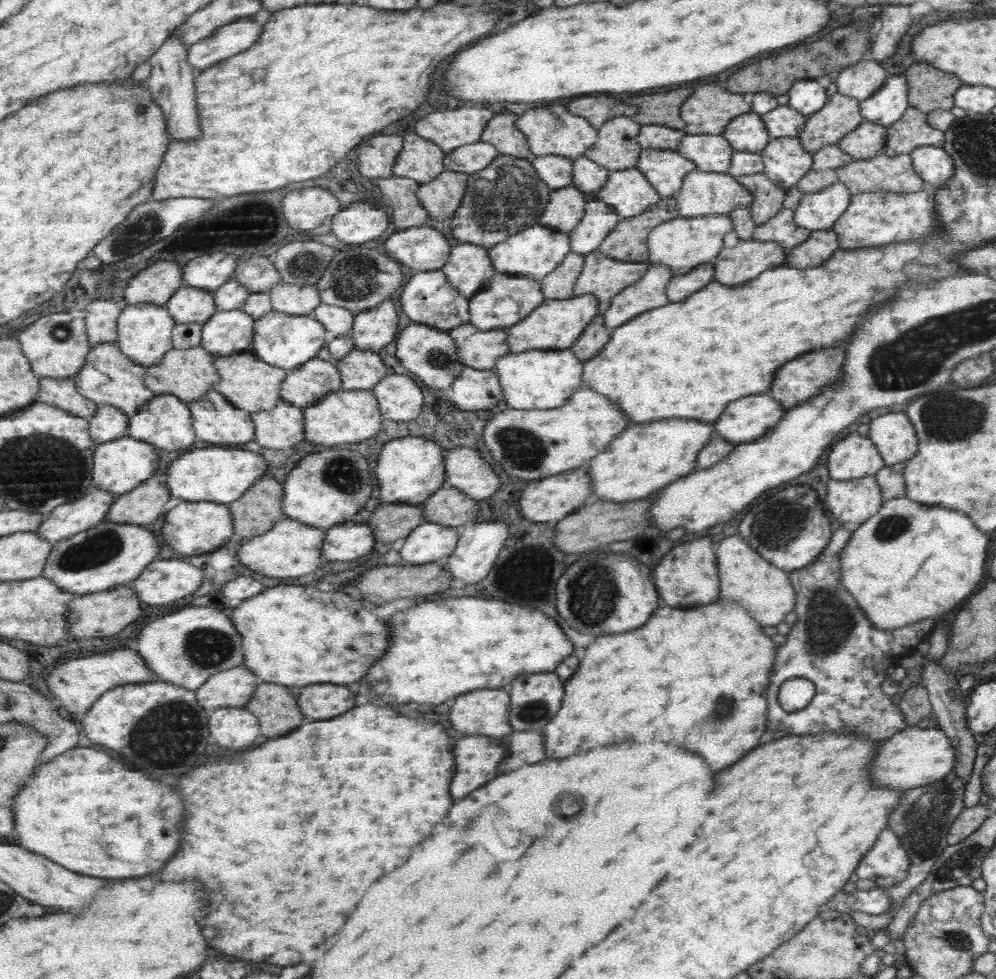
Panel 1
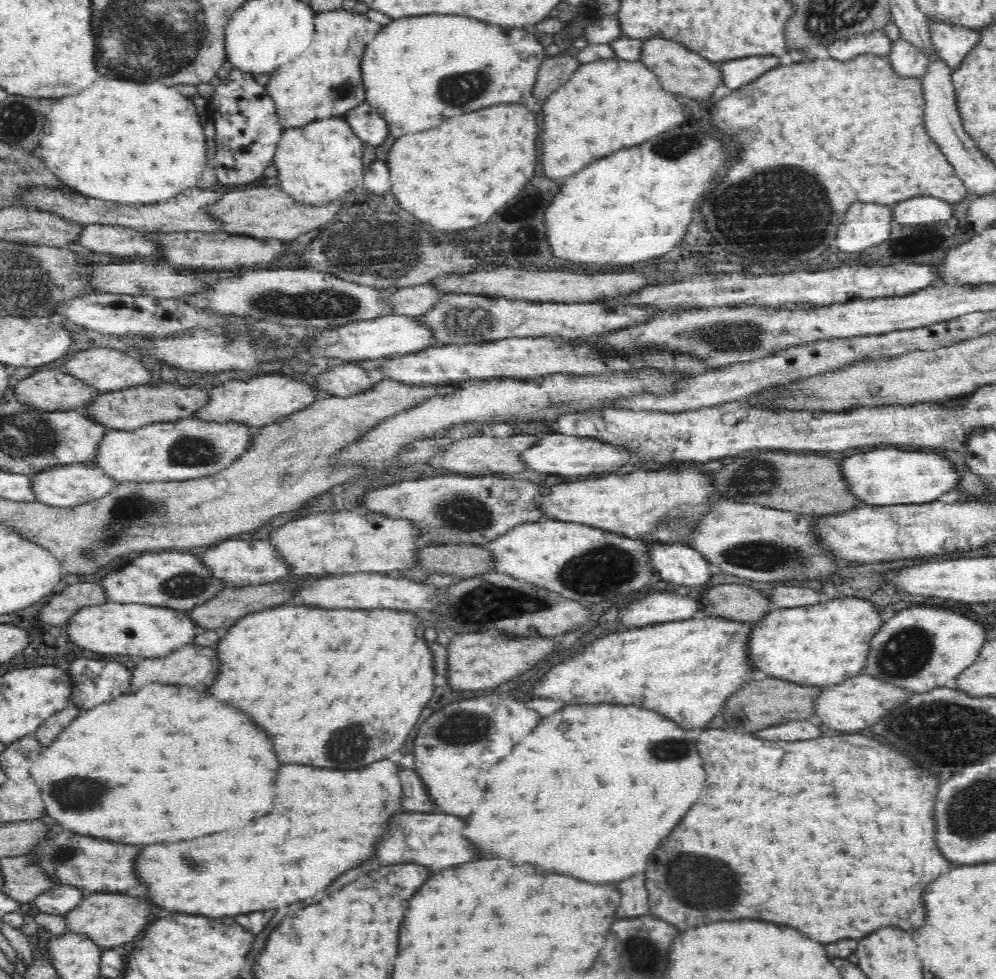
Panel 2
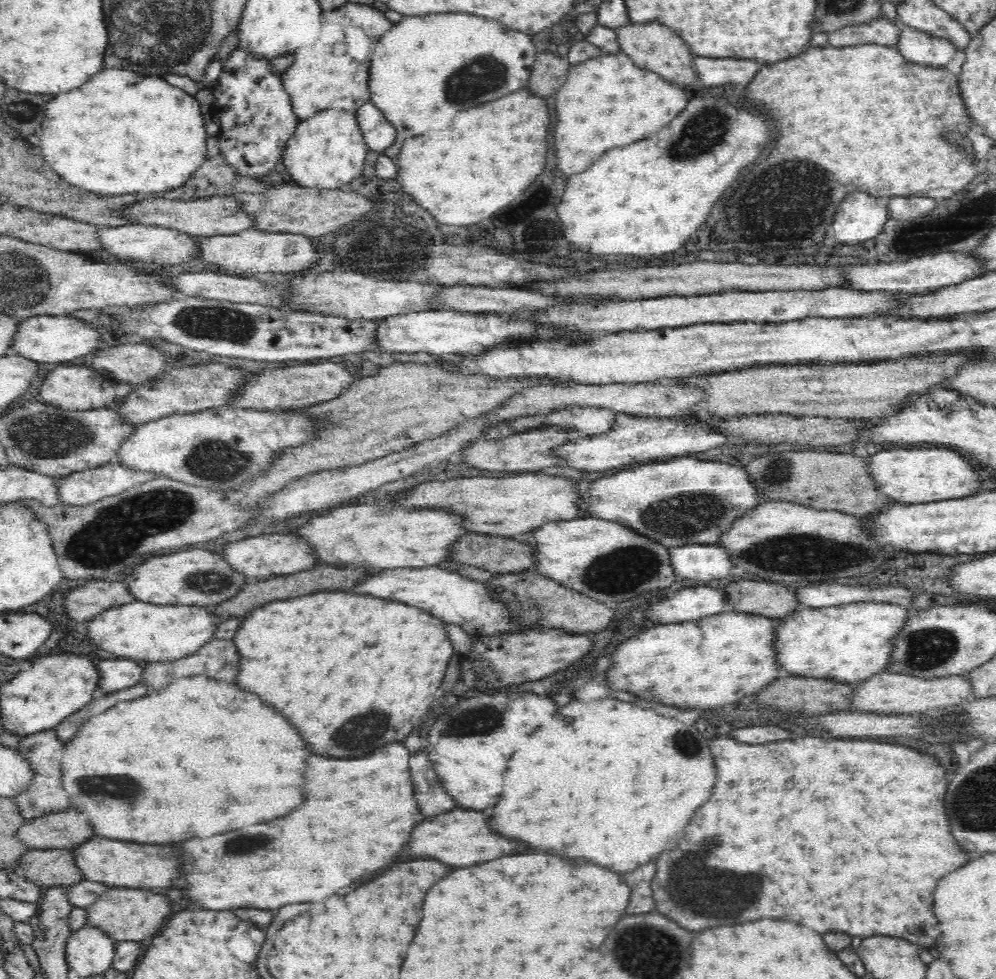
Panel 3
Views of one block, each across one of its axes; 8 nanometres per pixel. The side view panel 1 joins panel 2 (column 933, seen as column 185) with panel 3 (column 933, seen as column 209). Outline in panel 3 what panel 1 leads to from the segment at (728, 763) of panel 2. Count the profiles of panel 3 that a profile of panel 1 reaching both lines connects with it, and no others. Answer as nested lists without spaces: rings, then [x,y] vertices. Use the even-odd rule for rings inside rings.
[[[812,736],[772,742],[768,746],[752,746],[746,742],[738,742],[734,738],[716,738],[710,742],[710,752],[714,756],[714,766],[716,766],[716,784],[714,784],[712,796],[700,810],[696,810],[688,826],[680,830],[680,834],[676,834],[672,842],[668,842],[668,850],[664,850],[656,860],[658,872],[656,872],[656,878],[652,880],[656,912],[660,912],[666,918],[672,918],[682,928],[692,932],[710,928],[716,924],[728,924],[728,926],[744,924],[766,916],[766,918],[800,922],[818,934],[846,932],[850,936],[860,936],[860,938],[888,934],[888,936],[910,940],[920,948],[934,946],[934,942],[940,936],[940,930],[938,930],[938,920],[932,912],[932,892],[936,888],[936,882],[944,874],[960,868],[966,860],[966,854],[956,846],[950,834],[950,824],[944,810],[944,794],[948,786],[946,770],[934,758],[906,746],[884,744],[874,740],[860,742],[860,740],[812,738]],[[848,766],[856,768],[856,780],[860,782],[850,782]]]

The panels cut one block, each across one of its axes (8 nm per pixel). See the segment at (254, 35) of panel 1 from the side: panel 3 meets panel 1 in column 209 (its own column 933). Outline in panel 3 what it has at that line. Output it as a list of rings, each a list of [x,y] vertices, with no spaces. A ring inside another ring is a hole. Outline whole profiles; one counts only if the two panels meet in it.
[[[900,24],[896,50],[900,52],[904,60],[918,66],[930,66],[934,70],[946,68],[956,56],[954,44],[946,40],[936,40],[934,36],[928,36],[926,32],[904,26],[904,24]]]

